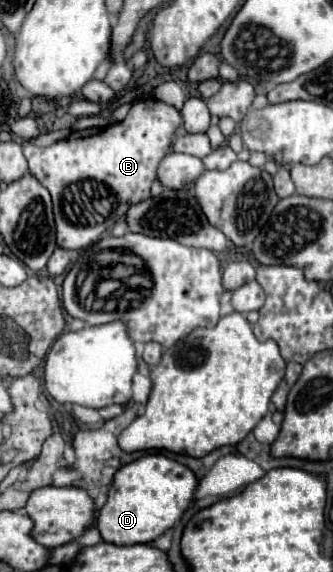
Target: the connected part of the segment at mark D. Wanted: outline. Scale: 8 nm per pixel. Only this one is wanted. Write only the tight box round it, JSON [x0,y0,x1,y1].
[97,455,197,545]

